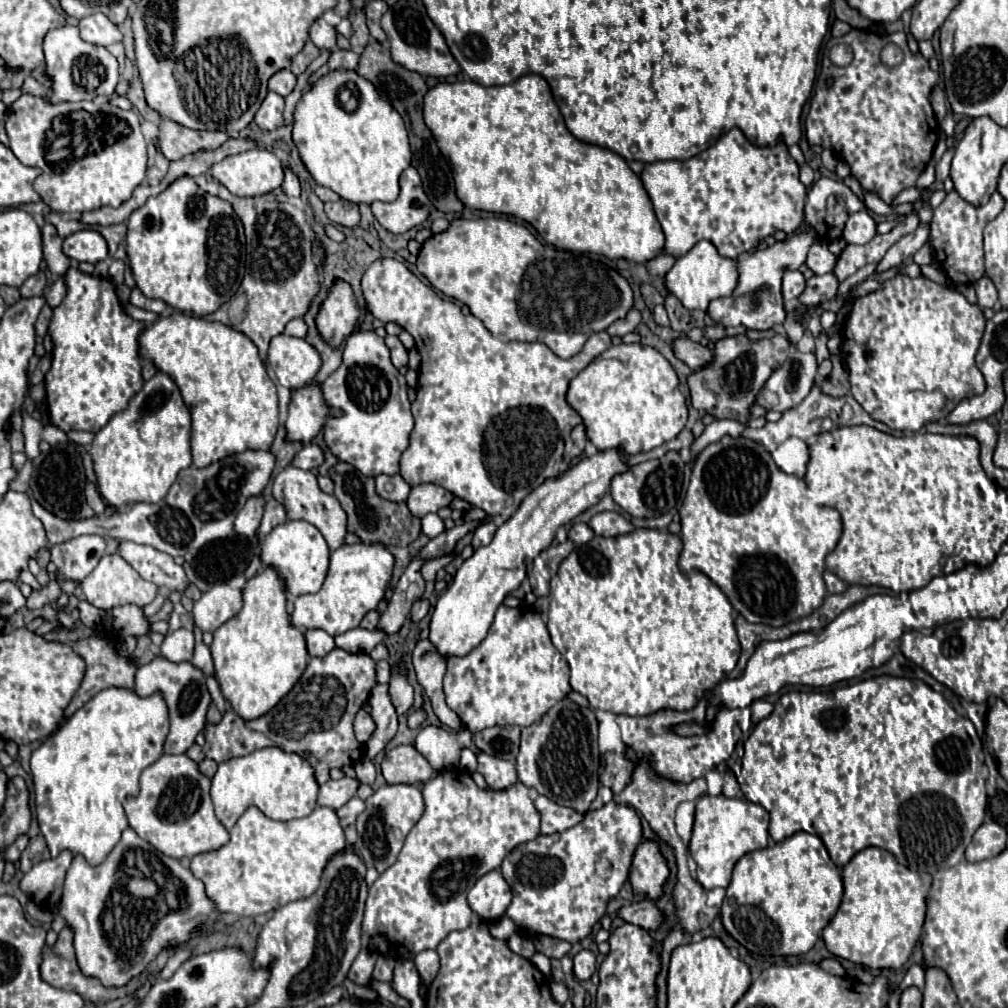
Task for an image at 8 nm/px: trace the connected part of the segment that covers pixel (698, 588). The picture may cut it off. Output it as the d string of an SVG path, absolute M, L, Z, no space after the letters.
M635 529L627 535L617 537L595 537L585 545L579 545L571 551L571 555L561 563L557 575L551 579L551 593L549 593L549 615L547 615L547 629L551 633L553 645L561 651L563 659L571 667L571 687L573 691L585 695L589 699L589 705L593 709L603 709L611 713L623 713L631 717L645 717L653 715L661 709L675 709L675 711L689 711L693 709L719 679L723 679L729 671L735 669L739 659L739 639L733 625L733 607L725 593L707 577L695 571L693 573L681 573L677 567L679 549L683 549L681 537L673 535L669 531L653 531L653 529Z

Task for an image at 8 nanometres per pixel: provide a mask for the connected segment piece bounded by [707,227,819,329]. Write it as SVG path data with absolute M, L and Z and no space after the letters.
M805 227L803 231L789 235L785 241L777 241L773 247L763 247L753 253L743 253L737 261L739 285L733 297L713 299L707 309L709 317L715 323L721 323L725 327L747 325L749 329L773 329L773 327L783 325L787 317L783 309L783 297L781 297L783 271L799 269L805 263L805 257L815 241L819 241L819 233L815 231L815 227Z

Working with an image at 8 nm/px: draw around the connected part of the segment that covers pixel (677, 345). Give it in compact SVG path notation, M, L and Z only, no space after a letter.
M677 337L671 341L671 349L677 359L685 361L693 371L707 365L711 361L711 351L701 343L693 343L687 337Z

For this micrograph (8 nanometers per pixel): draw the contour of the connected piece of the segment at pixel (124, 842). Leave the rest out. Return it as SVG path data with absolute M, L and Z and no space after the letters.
M133 829L123 831L121 841L101 865L91 867L81 855L73 859L67 871L59 915L73 931L73 945L79 969L83 971L83 975L99 979L103 987L125 987L131 979L143 975L163 949L177 949L187 945L193 937L209 935L217 929L219 923L219 911L215 903L207 899L203 883L195 879L193 873L185 869L179 859L163 855L145 839L141 839Z

